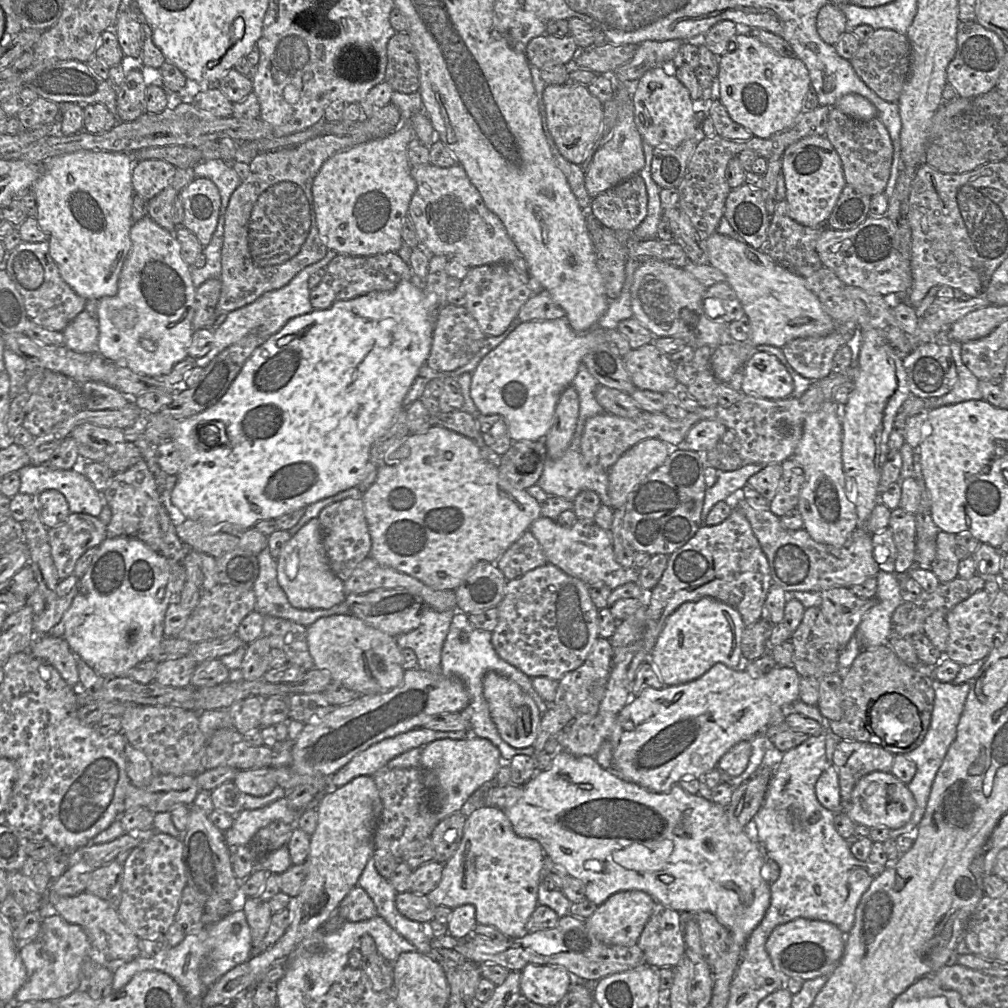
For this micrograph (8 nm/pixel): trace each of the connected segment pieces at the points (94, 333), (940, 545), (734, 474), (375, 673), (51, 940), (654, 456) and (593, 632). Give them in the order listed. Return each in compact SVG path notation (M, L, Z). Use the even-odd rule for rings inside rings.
M86 310L80 312L62 333L67 348L78 353L97 353L98 319L92 318Z
M939 531L936 537L936 556L931 570L940 583L950 582L958 577L960 560L956 555L956 534Z
M747 464L734 471L719 472L716 483L707 488L705 492L701 512L702 525L716 503L725 500L730 500L731 502L733 498L740 497L741 490L747 484L748 479L764 467L760 464Z
M352 614L319 618L307 627L307 643L315 668L327 670L333 681L358 694L387 692L404 679L402 649L396 637L382 632Z
M49 912L42 918L36 937L21 944L20 957L26 968L27 978L16 992L13 1003L58 1001L77 991L81 988L81 965L92 953L90 941L79 925L67 922L56 912Z
M648 438L631 447L608 470L608 493L612 502L611 508L624 509L629 494L651 472L661 466L671 453L670 446L659 439Z
M550 563L507 581L504 597L497 609L498 624L492 632L492 645L501 659L531 678L547 677L559 681L566 673L584 663L599 637L599 609L589 595L589 586Z

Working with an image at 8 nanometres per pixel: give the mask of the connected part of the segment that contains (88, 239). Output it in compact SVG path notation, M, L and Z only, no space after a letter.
M185 146L147 147L134 152L80 150L47 159L42 174L32 186L37 204L36 219L41 230L48 235L49 254L64 281L86 300L114 296L118 291L119 274L131 249L132 169L136 163L147 159L160 159L183 169L208 161L199 149Z

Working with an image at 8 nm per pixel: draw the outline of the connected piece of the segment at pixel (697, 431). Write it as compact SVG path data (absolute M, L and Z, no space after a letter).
M701 420L690 428L684 441L677 446L704 453L713 449L726 431L726 426L719 421Z

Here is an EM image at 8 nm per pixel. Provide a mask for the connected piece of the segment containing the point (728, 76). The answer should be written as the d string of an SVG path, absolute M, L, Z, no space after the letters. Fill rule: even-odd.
M739 27L739 33L731 37L737 48L719 57L719 99L733 121L757 138L769 138L790 127L803 113L811 79L797 56L784 56L749 33L750 27Z

